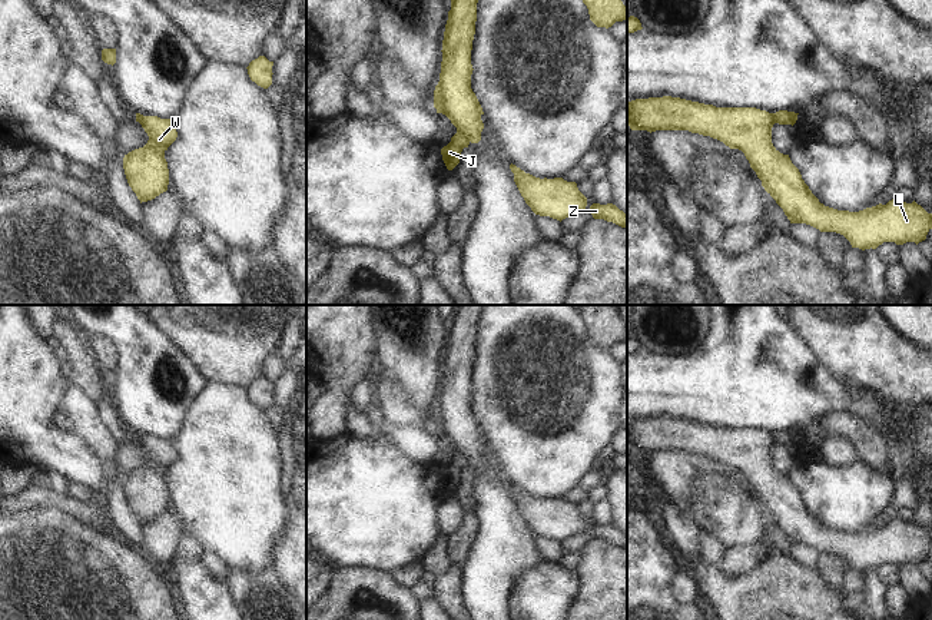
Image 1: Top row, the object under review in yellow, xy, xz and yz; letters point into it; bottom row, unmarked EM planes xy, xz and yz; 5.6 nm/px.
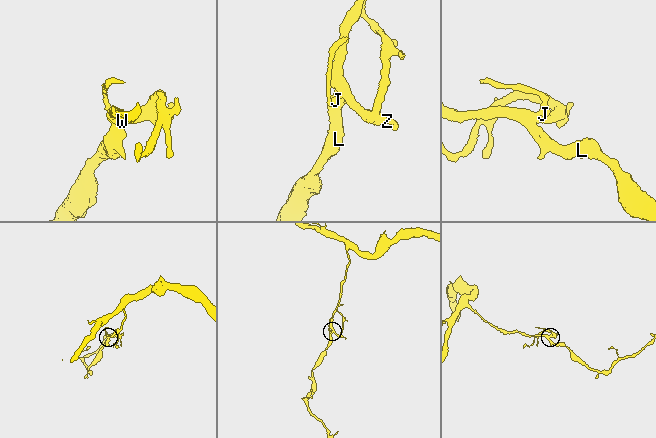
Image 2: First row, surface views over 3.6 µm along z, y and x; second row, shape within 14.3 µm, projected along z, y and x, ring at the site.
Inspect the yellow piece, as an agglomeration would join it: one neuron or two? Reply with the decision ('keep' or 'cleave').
cleave

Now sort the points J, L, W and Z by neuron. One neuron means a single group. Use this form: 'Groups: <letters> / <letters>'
Groups: J / L W Z

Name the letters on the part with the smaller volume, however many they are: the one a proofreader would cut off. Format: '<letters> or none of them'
J

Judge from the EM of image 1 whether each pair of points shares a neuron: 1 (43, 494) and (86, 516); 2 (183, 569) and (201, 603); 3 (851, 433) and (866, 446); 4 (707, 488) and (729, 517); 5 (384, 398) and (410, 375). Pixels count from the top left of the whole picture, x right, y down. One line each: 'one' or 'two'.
1: one
2: one
3: one
4: one
5: two

